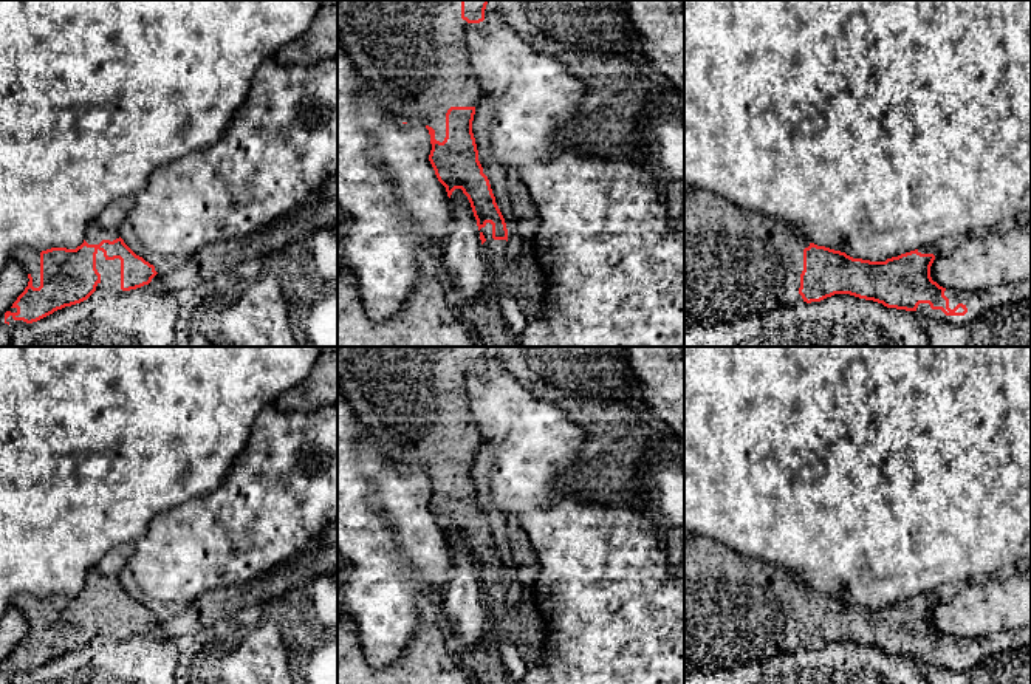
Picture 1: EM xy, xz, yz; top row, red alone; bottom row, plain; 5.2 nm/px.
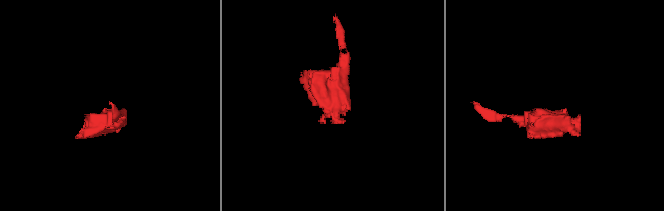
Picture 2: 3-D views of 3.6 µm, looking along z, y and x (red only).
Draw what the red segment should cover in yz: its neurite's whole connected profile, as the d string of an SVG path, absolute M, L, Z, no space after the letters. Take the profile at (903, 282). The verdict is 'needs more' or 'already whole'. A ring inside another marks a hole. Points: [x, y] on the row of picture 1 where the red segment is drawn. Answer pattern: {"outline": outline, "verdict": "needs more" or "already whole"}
{"outline": "M706 190L684 195L684 327L718 325L796 303L850 294L887 308L918 311L927 319L968 323L1002 303L1031 299L1031 280L977 291L943 288L930 277L941 245L920 248L885 262L853 258L817 246L783 221L745 210Z", "verdict": "needs more"}

